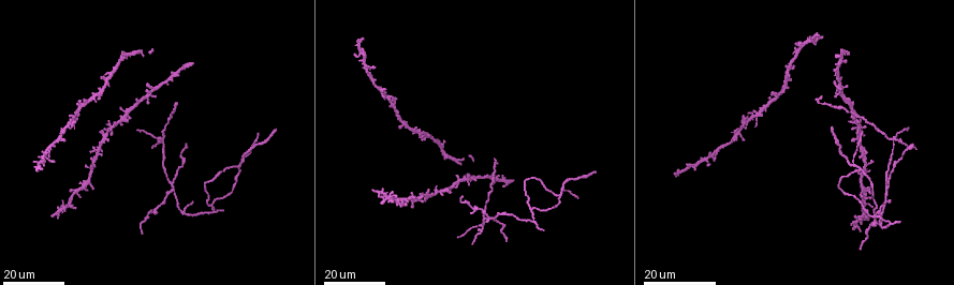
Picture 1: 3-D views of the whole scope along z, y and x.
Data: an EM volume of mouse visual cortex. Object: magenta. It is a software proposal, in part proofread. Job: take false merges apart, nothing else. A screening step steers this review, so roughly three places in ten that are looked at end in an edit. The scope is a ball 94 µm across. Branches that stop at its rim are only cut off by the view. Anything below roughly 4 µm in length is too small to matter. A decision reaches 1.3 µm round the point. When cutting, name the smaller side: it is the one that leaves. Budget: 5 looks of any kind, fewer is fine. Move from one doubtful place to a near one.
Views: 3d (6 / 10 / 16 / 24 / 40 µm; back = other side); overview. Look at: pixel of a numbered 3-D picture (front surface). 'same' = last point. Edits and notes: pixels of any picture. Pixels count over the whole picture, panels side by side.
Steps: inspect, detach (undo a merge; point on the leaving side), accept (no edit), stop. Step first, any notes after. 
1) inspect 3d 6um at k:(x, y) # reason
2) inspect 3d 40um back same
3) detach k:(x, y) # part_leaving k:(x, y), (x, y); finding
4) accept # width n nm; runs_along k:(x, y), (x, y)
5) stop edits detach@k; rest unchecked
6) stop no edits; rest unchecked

inspect 3d 16um at 1:(859, 169) # two arms in line, one across

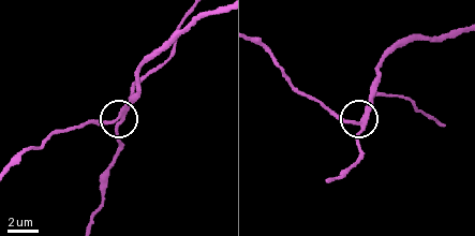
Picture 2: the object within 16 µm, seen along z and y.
inspect 3d 10um at 2:(358, 124)

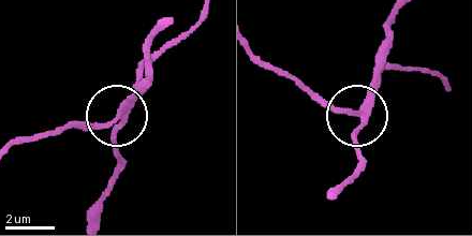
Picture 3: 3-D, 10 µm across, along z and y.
accept # arms 3; one cell here

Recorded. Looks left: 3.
inspect 3d 24um at 1:(888, 191) # three arms meet

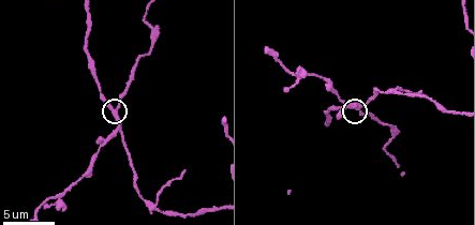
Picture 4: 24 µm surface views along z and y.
inspect 3d 6um at 4:(115, 109) # zoom in

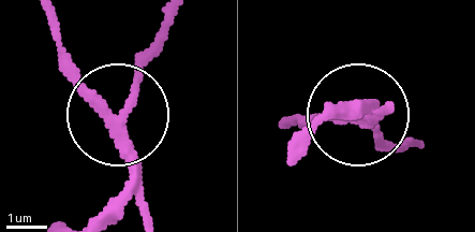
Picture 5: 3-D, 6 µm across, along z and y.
detach 5:(120, 208) # width 240 nm; a second cell is stuck on

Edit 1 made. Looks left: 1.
stop edits detach@5; rest unchecked

